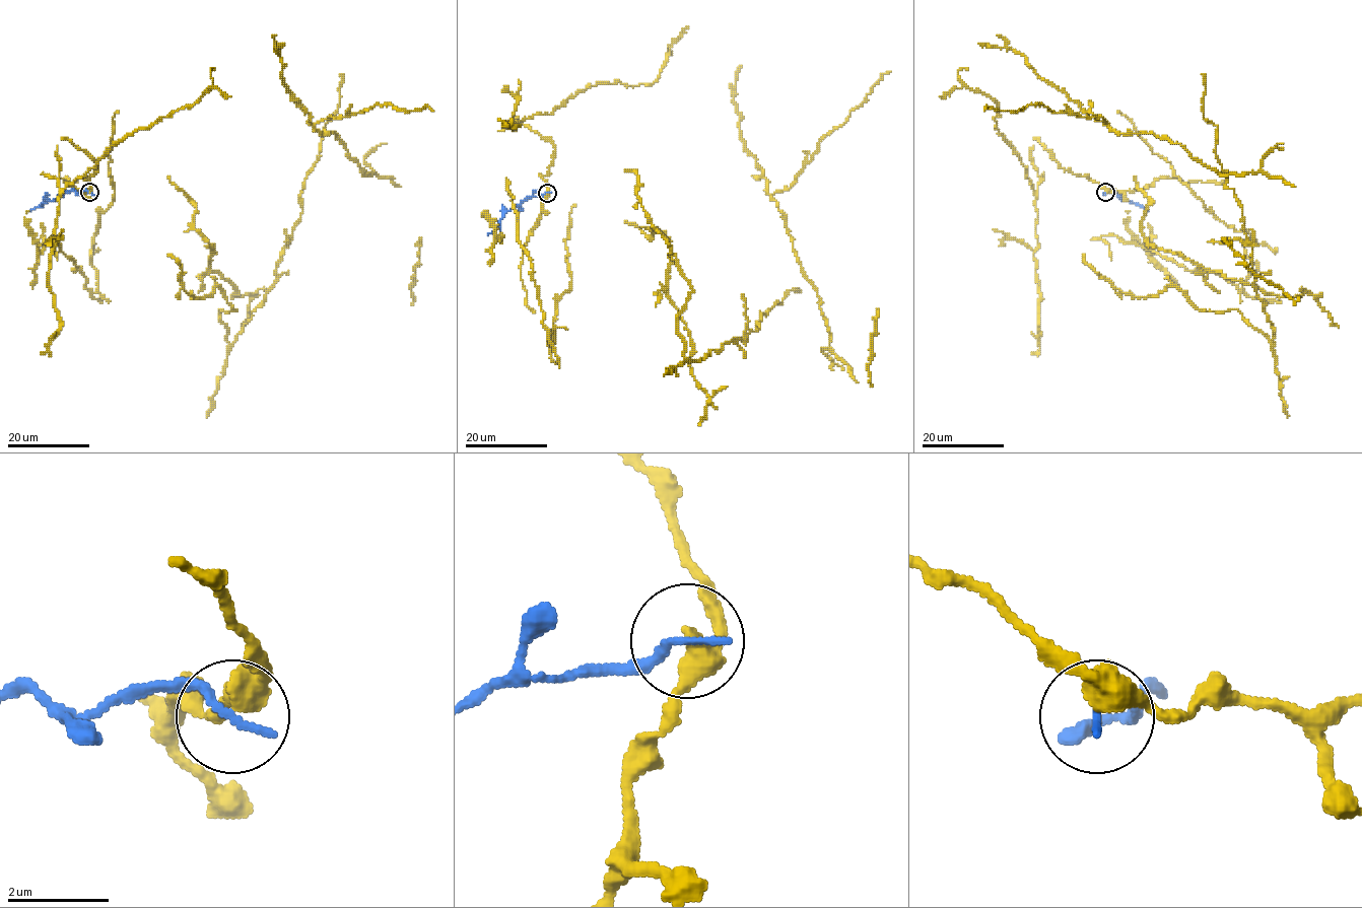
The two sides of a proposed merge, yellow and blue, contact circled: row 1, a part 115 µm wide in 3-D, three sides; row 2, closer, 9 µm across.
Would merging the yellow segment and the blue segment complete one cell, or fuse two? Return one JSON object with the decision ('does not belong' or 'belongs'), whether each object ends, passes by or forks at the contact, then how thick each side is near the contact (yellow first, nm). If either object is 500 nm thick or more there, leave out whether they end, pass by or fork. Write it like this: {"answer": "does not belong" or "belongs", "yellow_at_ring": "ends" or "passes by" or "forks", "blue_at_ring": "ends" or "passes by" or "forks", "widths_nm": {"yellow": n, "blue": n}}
{"answer": "does not belong", "yellow_at_ring": "passes by", "blue_at_ring": "ends", "widths_nm": {"yellow": 440, "blue": 190}}

